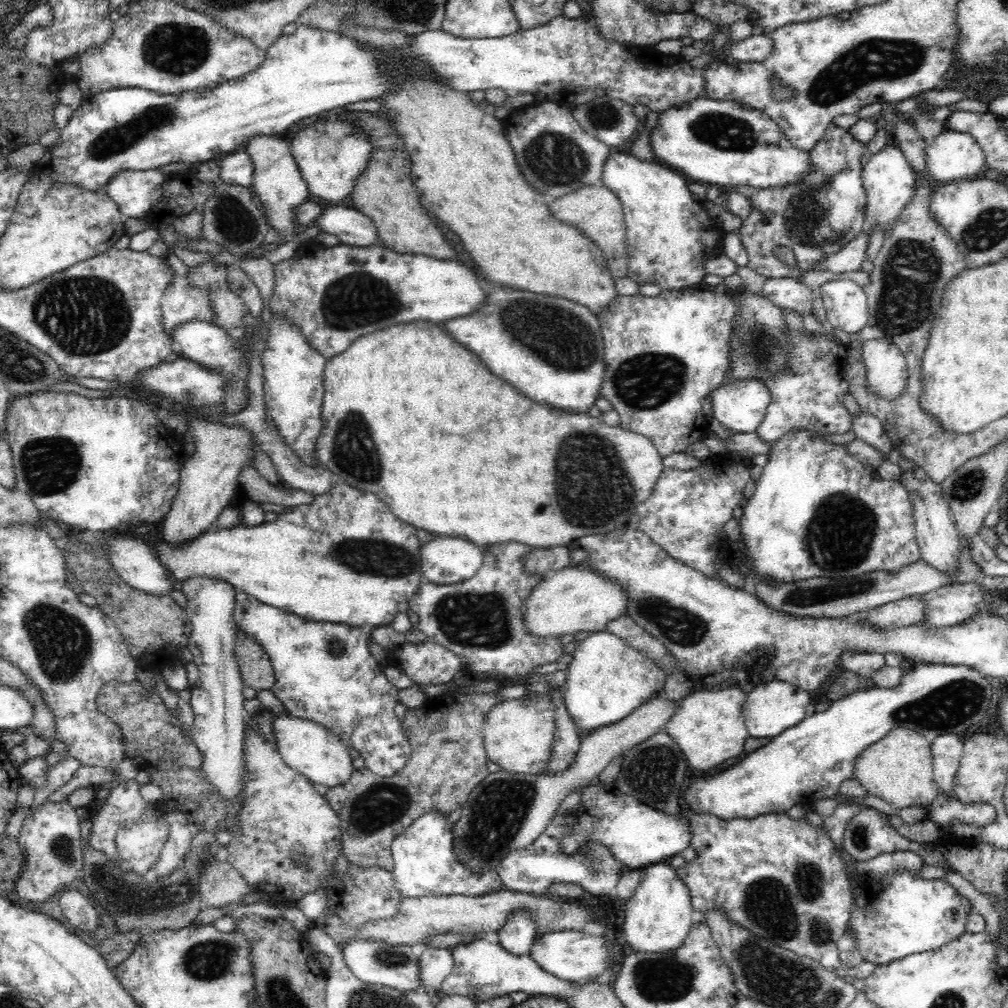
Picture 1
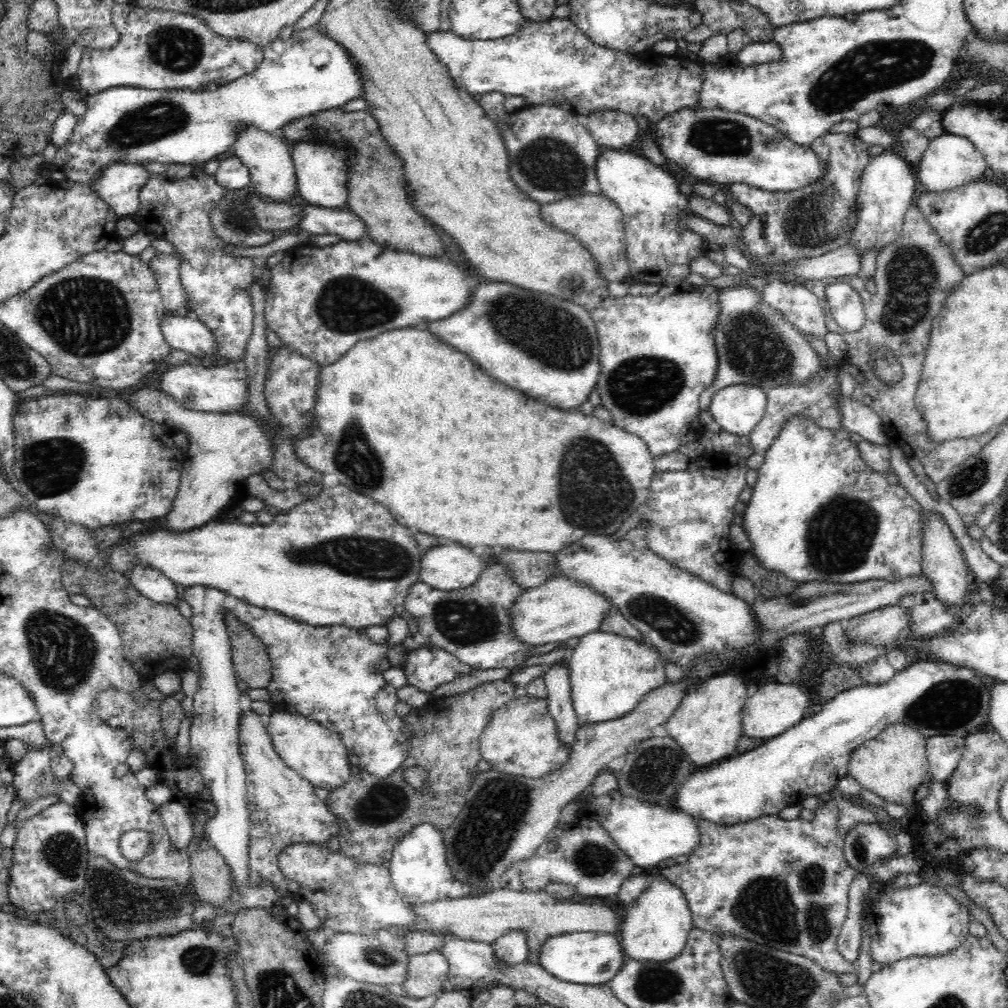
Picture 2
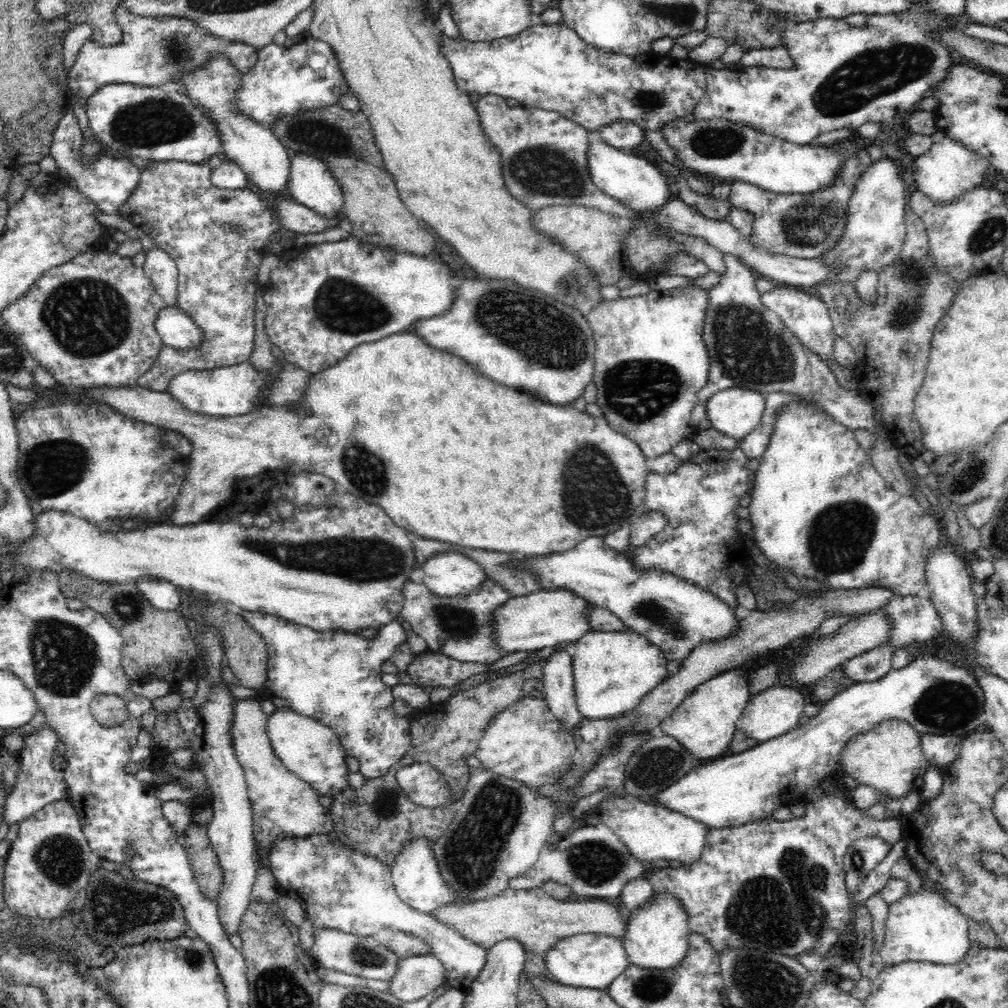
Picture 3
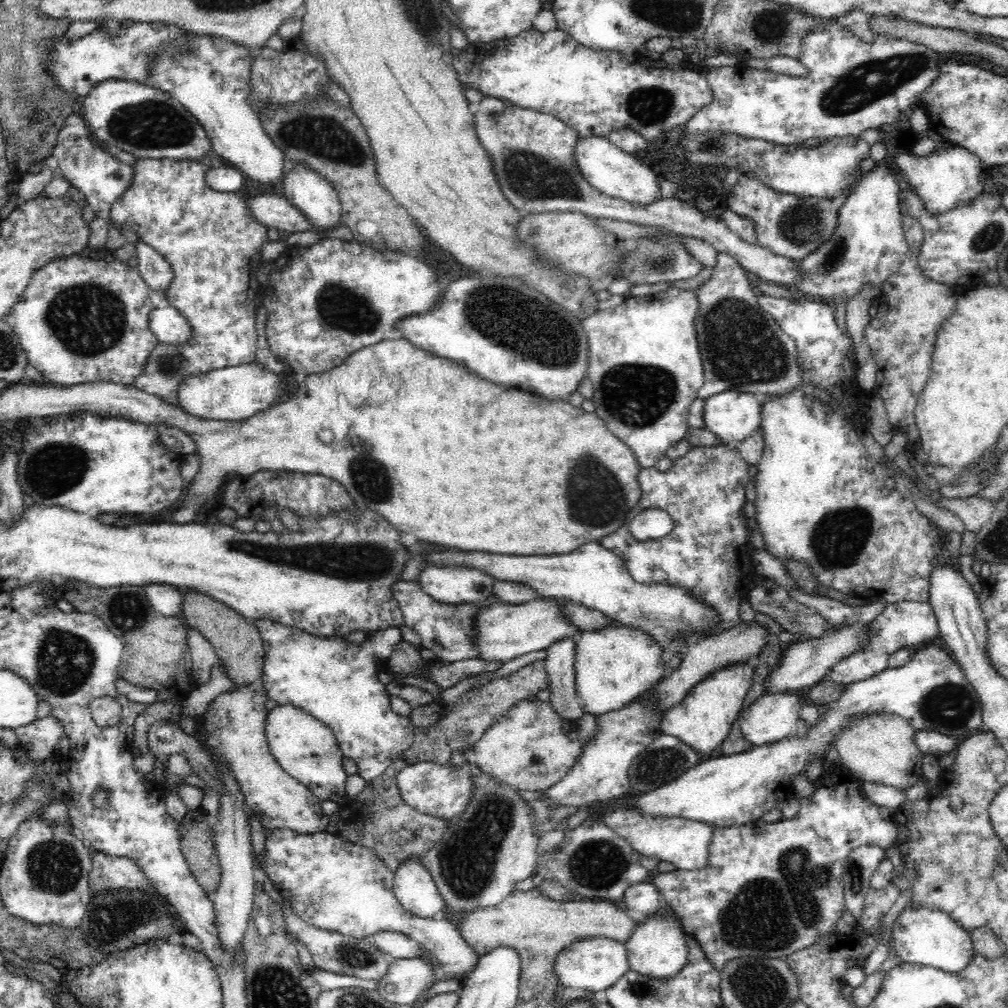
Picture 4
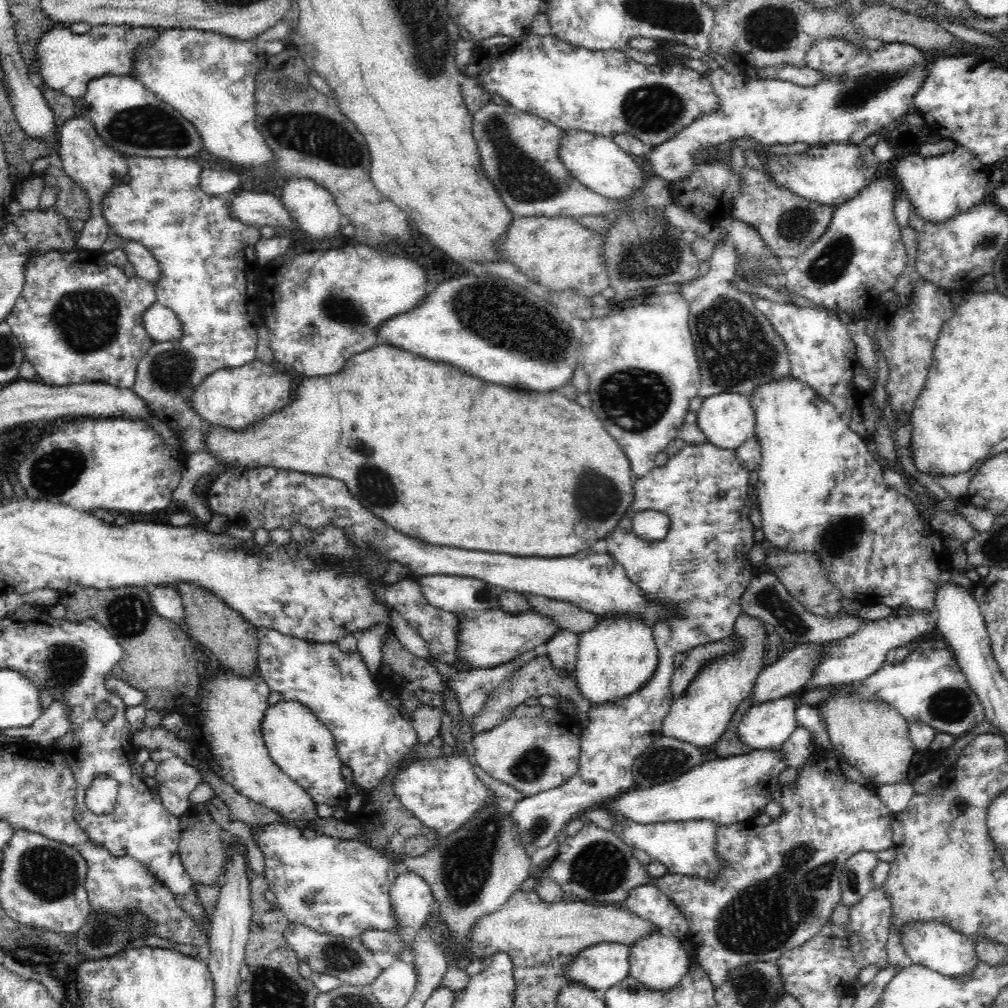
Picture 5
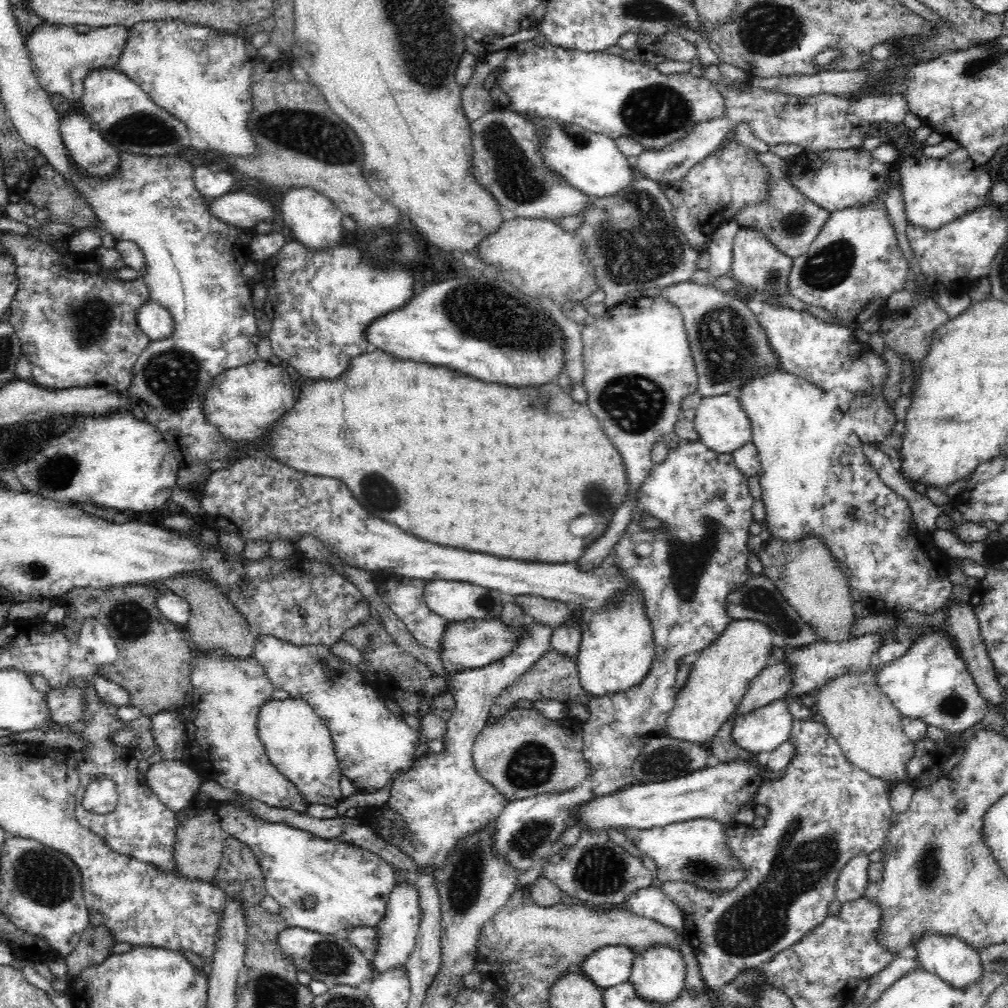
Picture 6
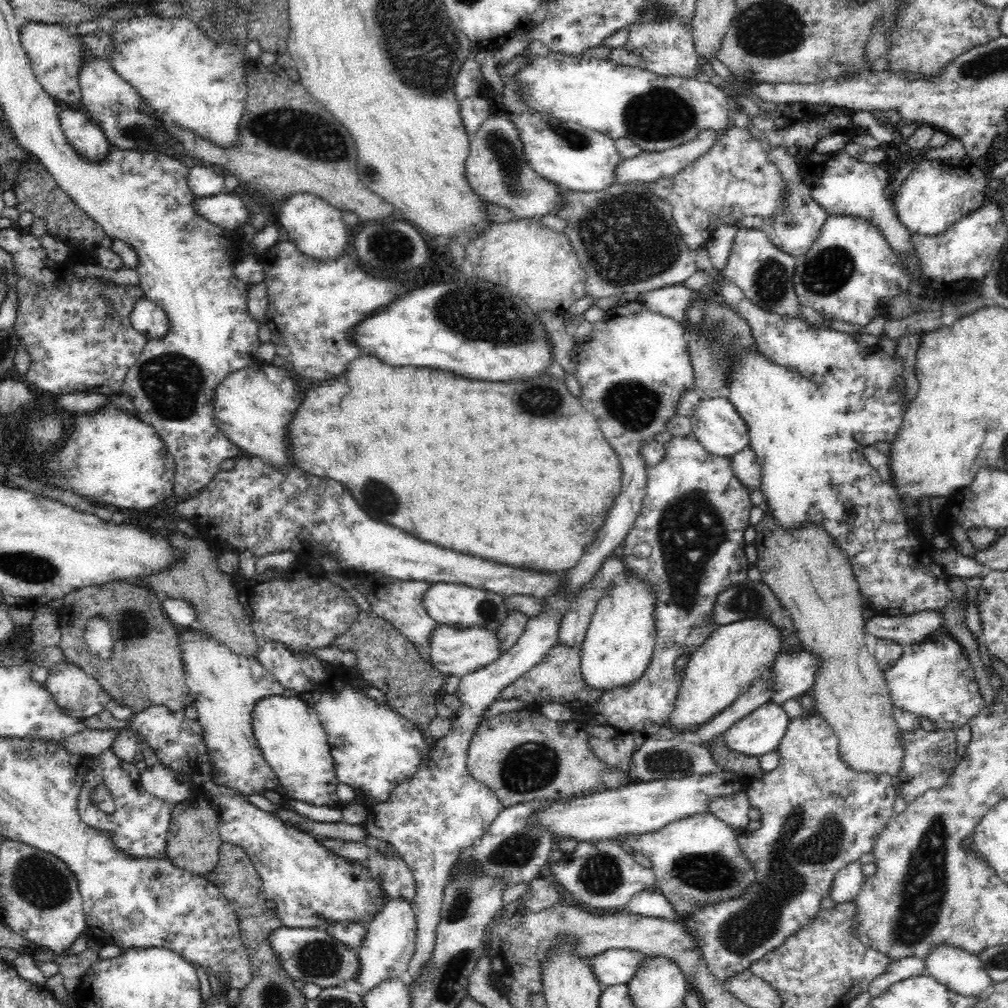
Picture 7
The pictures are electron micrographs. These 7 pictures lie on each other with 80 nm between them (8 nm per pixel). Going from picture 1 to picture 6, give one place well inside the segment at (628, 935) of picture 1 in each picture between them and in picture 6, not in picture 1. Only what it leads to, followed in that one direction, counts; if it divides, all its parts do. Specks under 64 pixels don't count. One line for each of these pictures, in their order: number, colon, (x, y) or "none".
2: (656, 928)
3: (657, 937)
4: (658, 949)
5: (658, 961)
6: (658, 975)

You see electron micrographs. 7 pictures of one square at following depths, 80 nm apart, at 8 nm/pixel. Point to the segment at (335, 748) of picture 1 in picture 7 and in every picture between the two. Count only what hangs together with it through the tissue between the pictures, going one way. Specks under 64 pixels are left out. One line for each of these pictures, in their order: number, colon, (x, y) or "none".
2: (319, 755)
3: (312, 751)
4: (304, 747)
5: (304, 748)
6: (298, 744)
7: (291, 737)

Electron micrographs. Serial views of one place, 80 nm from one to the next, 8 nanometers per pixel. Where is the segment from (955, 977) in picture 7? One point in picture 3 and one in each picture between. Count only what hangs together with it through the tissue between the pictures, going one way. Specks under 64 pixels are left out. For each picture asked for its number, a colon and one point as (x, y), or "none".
3: (922, 927)
4: (925, 935)
5: (938, 948)
6: (954, 961)

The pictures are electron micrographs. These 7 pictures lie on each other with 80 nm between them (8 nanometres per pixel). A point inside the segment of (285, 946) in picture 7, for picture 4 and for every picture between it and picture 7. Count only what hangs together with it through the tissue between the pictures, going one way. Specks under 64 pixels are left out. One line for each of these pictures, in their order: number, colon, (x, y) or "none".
4: (332, 952)
5: (347, 959)
6: (332, 959)

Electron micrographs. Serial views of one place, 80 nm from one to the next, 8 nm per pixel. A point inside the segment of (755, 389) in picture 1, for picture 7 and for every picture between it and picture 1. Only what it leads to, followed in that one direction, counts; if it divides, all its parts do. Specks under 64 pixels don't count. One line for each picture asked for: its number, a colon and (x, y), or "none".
2: (737, 409)
3: (735, 412)
4: (731, 416)
5: (727, 419)
6: (722, 425)
7: (715, 423)

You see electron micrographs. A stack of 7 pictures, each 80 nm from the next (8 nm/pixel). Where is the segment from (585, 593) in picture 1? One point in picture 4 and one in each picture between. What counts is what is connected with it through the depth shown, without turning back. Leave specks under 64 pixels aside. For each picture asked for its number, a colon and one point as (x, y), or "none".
2: (559, 609)
3: (526, 623)
4: (504, 631)

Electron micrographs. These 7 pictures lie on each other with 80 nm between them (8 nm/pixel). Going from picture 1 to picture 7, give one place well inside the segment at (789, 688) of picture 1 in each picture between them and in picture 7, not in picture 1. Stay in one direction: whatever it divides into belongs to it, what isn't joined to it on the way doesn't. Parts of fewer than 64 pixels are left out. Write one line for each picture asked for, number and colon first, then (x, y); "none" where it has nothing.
2: (772, 708)
3: (775, 711)
4: (773, 717)
5: (766, 726)
6: (762, 730)
7: (761, 731)

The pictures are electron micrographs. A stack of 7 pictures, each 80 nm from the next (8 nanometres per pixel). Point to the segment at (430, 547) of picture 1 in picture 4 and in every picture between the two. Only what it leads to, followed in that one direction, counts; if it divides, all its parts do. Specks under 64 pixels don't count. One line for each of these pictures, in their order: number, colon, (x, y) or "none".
2: (446, 568)
3: (451, 574)
4: (447, 584)

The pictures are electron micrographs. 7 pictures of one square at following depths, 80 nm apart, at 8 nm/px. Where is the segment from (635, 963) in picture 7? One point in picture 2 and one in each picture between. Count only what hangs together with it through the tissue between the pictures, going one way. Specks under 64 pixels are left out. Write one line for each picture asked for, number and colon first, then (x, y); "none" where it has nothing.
2: (593, 958)
3: (591, 961)
4: (595, 964)
5: (599, 967)
6: (612, 965)

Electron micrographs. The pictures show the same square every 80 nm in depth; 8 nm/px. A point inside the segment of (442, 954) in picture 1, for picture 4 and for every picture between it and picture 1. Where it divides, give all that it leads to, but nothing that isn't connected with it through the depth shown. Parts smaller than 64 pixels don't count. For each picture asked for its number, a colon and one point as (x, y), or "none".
2: (427, 972)
3: (416, 977)
4: (407, 978)

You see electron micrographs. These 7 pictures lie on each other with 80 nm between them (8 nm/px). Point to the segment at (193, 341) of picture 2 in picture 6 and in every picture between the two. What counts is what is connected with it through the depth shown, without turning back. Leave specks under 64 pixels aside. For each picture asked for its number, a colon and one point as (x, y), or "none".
3: (176, 328)
4: (169, 326)
5: (162, 324)
6: (156, 321)

